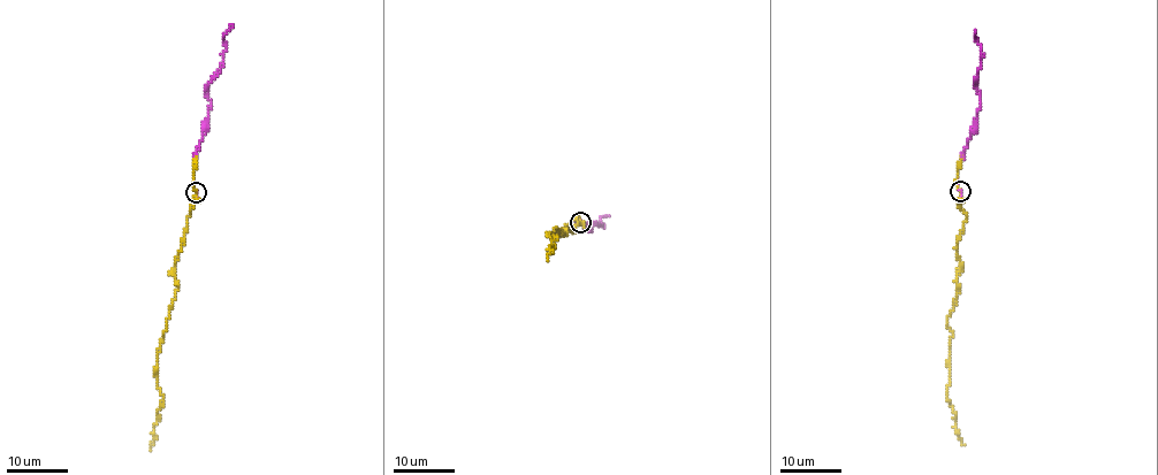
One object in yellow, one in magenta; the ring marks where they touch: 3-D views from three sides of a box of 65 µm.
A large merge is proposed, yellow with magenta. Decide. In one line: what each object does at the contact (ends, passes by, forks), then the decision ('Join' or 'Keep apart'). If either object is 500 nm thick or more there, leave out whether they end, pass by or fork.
At the ring yellow passes by. At the ring magenta ends. Join

